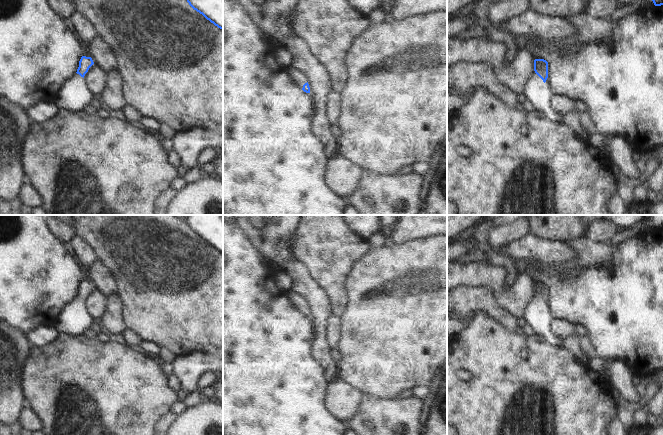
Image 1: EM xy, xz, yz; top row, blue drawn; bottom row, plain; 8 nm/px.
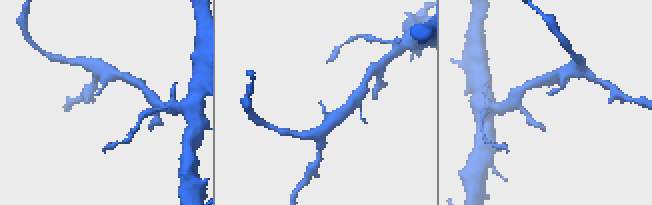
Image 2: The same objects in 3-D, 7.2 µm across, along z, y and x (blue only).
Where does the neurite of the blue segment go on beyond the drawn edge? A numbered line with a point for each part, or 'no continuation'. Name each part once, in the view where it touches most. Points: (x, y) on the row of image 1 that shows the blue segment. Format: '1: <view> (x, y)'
1: yz (535, 90)

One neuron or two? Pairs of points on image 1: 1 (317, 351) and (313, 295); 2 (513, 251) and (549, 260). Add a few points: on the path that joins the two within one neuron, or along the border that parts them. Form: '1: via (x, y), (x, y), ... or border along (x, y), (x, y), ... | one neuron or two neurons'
1: via (319, 337), (319, 309) | one neuron
2: via (522, 251), (540, 251) | one neuron

